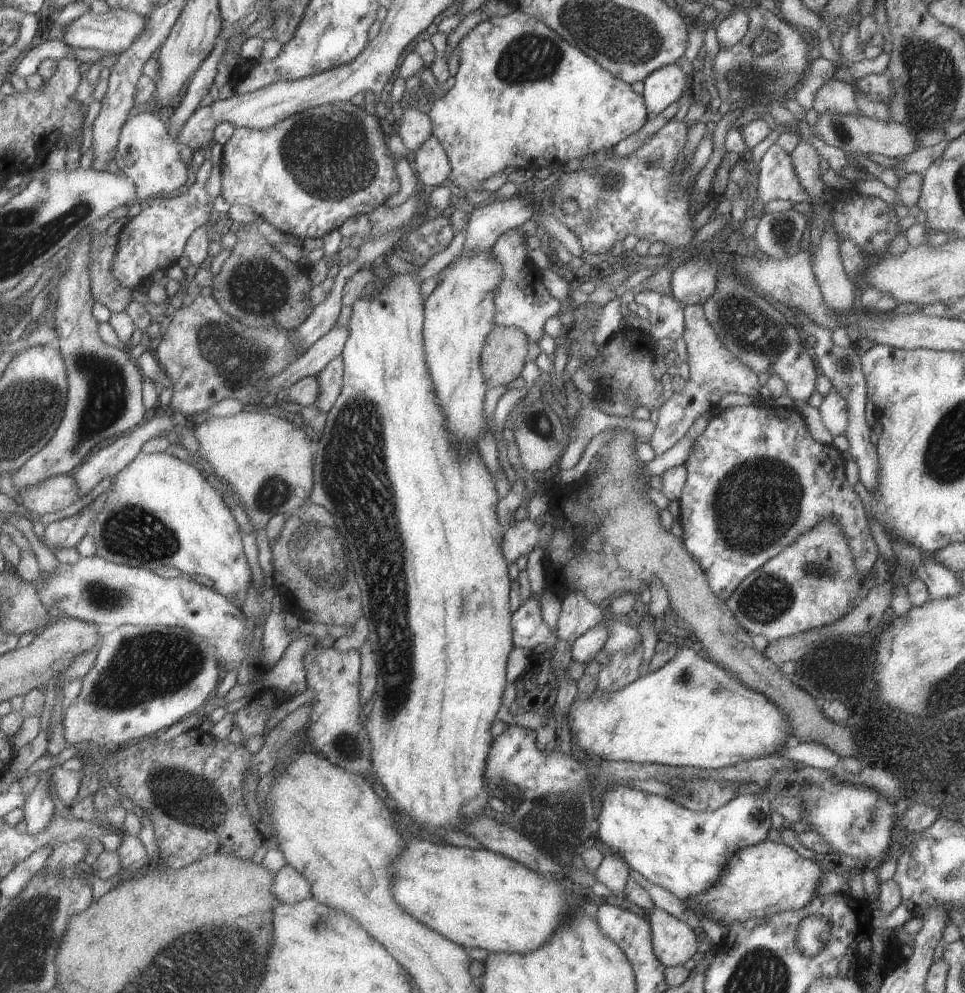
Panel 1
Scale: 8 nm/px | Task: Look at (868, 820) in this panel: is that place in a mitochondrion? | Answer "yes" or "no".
yes

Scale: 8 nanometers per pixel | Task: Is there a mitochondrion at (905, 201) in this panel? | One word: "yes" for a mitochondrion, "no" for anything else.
no

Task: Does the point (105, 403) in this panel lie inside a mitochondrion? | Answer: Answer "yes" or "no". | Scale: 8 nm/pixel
yes

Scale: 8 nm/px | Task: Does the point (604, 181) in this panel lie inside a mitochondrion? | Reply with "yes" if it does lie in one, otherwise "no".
yes

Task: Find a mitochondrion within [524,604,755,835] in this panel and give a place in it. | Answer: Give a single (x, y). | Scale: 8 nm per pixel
(686, 679)

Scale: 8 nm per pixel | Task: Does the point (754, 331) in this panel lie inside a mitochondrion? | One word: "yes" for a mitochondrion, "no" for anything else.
yes

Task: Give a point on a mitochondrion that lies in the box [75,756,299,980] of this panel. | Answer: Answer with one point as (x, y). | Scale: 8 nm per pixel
(175, 796)

